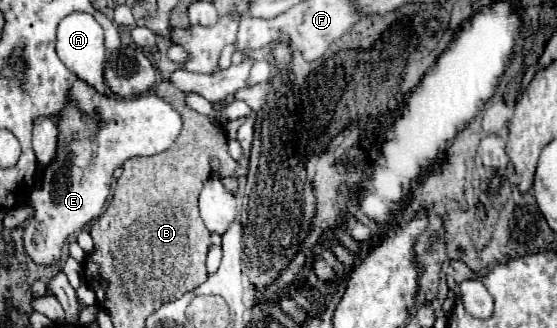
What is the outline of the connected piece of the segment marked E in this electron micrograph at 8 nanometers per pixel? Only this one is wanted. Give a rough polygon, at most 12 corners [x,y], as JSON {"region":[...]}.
{"region":[[84,81],[32,191],[24,247],[42,267],[100,217],[112,171],[168,149],[182,117],[156,93]]}

